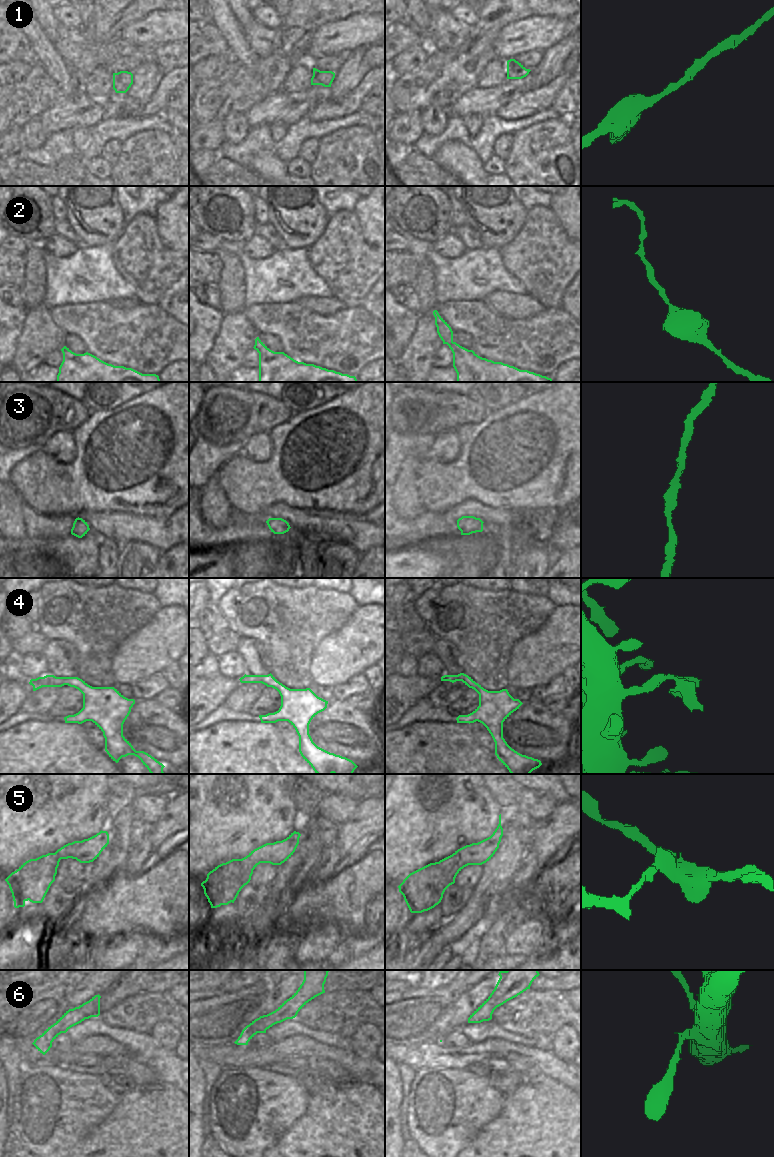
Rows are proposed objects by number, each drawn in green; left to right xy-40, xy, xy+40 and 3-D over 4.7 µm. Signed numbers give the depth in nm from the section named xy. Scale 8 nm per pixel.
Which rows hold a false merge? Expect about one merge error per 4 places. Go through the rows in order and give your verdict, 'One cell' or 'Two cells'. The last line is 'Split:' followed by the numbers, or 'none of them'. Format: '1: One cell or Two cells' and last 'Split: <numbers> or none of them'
1: One cell
2: One cell
3: One cell
4: One cell
5: Two cells
6: One cell
Split: 5.

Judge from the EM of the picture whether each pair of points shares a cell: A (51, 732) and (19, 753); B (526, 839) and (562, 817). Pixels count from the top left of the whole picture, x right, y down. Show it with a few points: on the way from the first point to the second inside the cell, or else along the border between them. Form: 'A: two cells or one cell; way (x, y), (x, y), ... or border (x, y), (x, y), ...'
A: one cell; way (43, 740), (30, 753), (27, 753)
B: two cells; border (535, 823), (535, 833), (528, 846)

